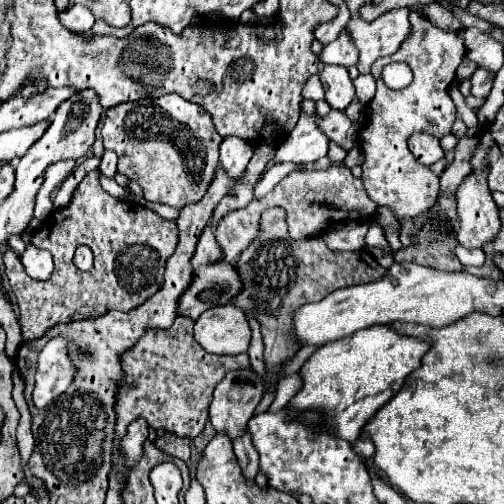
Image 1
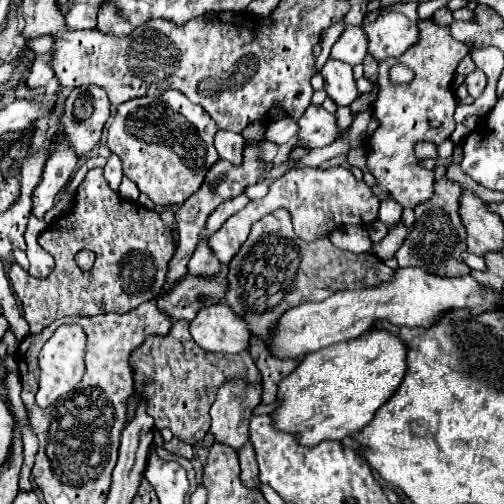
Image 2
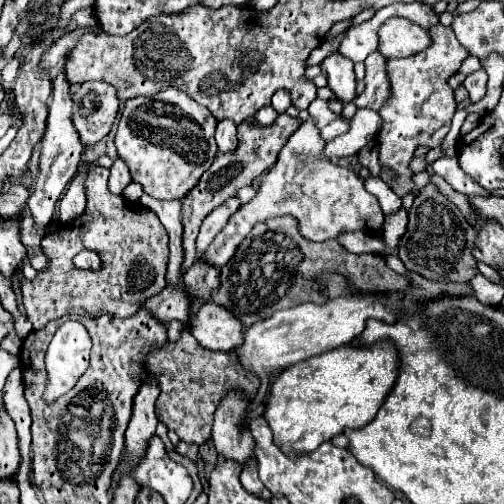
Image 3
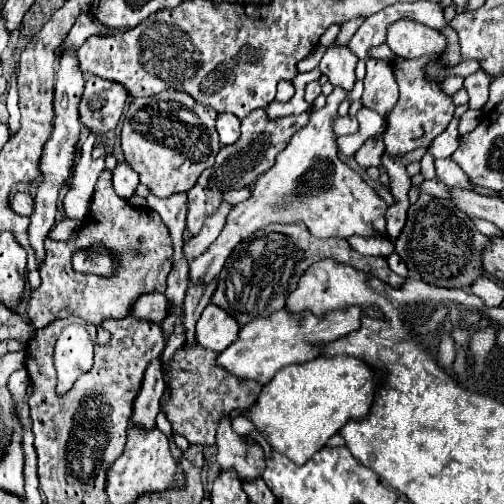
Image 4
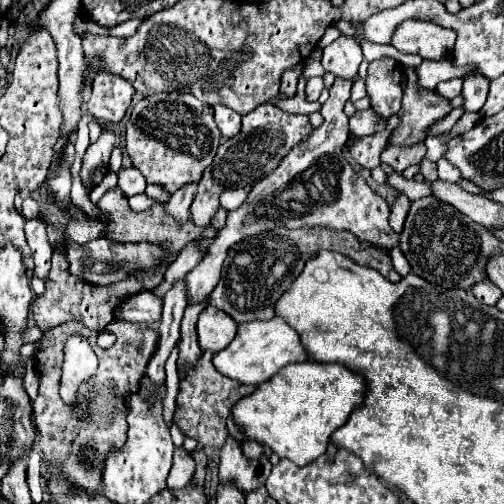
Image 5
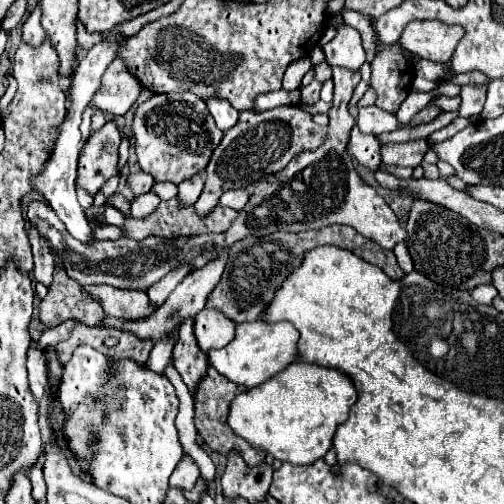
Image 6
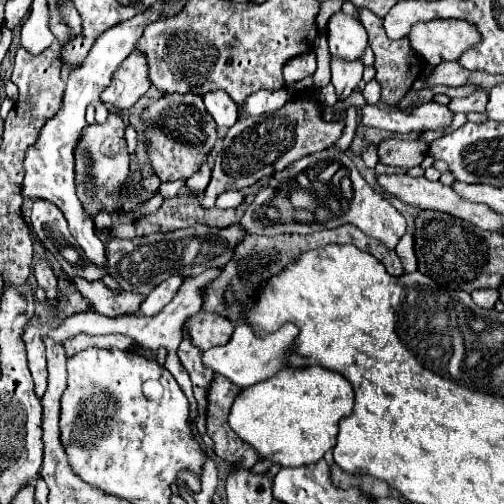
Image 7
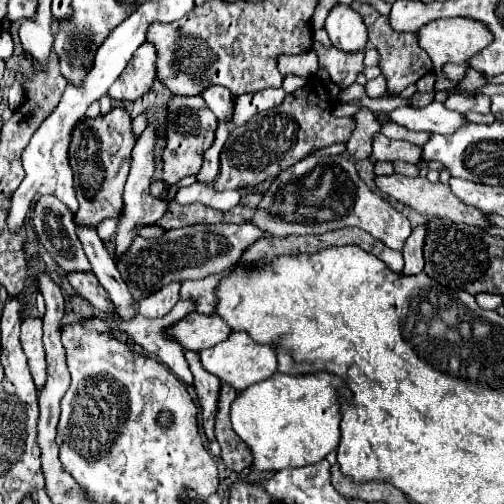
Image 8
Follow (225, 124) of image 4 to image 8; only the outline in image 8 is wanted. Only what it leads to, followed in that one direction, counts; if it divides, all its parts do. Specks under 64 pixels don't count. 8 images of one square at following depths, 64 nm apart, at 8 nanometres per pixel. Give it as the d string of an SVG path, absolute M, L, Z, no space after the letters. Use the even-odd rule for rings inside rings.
M212 84L200 96L206 100L208 108L216 114L218 120L230 122L230 118L232 118L232 94L228 92L228 88Z

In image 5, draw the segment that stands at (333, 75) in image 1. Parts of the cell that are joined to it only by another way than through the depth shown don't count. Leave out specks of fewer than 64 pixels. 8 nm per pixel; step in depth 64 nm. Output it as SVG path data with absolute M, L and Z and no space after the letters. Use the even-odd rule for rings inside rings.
M342 34L338 40L334 40L324 48L322 66L334 76L354 78L358 74L358 66L362 60L364 60L364 54L358 40L354 36Z

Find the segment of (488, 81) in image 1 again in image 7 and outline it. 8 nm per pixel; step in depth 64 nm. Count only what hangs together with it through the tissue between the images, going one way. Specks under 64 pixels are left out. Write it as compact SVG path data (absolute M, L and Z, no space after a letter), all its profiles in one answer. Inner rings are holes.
M478 90L466 98L454 98L450 100L448 108L452 112L486 112L486 104L488 104L488 92L486 90Z

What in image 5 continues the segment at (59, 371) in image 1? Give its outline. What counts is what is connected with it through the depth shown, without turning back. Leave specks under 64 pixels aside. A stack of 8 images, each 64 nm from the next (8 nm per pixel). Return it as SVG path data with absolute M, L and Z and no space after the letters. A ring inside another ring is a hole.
M72 336L66 342L64 352L66 358L62 366L60 396L64 404L68 404L70 408L78 408L78 388L96 374L98 358L90 348L90 344L80 336Z

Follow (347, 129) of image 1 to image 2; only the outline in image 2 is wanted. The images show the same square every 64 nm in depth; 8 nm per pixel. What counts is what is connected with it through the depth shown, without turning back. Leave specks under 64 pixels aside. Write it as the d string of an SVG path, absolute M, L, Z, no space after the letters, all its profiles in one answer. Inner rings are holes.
M342 106L342 108L338 108L338 112L336 112L336 122L340 124L340 130L344 132L348 126L350 126L350 122L352 122L352 110L348 108L348 106Z

